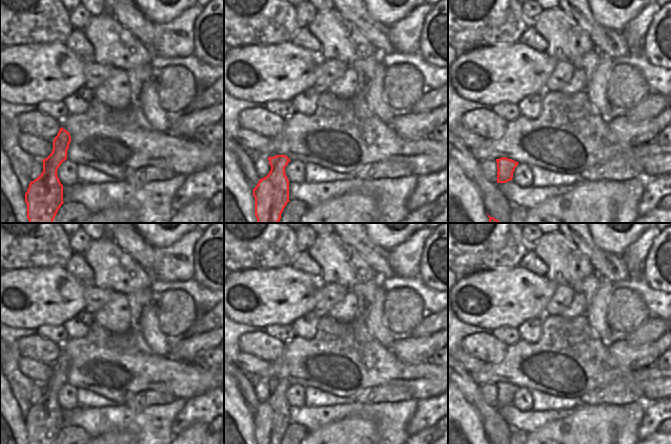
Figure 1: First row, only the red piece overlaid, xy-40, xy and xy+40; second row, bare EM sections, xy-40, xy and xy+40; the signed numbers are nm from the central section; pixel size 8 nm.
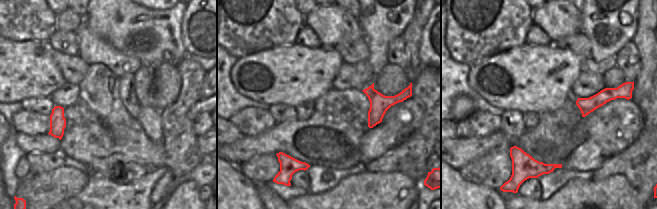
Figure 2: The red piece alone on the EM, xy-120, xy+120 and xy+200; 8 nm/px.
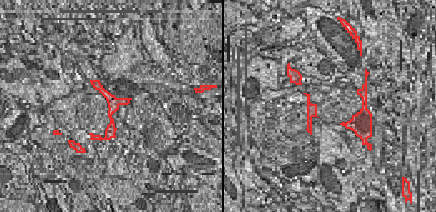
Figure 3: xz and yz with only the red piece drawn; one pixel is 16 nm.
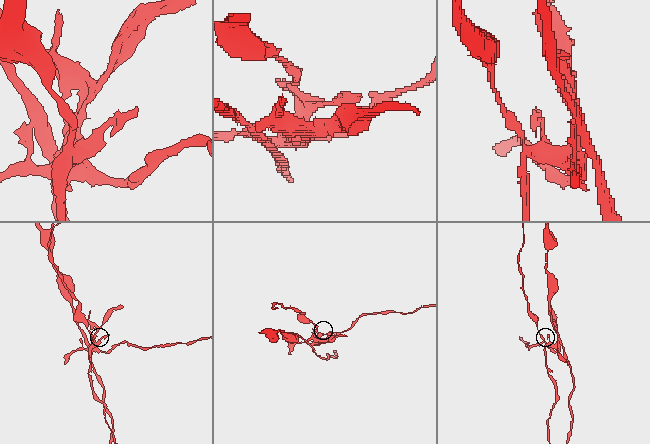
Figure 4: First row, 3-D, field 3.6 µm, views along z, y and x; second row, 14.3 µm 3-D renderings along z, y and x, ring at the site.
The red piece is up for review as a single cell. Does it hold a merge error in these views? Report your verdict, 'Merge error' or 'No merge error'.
Merge error.

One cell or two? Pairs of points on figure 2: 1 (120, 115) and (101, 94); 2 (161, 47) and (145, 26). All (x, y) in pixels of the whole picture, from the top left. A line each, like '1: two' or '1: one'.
1: one
2: one

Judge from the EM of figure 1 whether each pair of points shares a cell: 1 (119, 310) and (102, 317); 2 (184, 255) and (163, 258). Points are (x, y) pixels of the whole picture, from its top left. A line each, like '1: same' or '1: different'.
1: same
2: same

